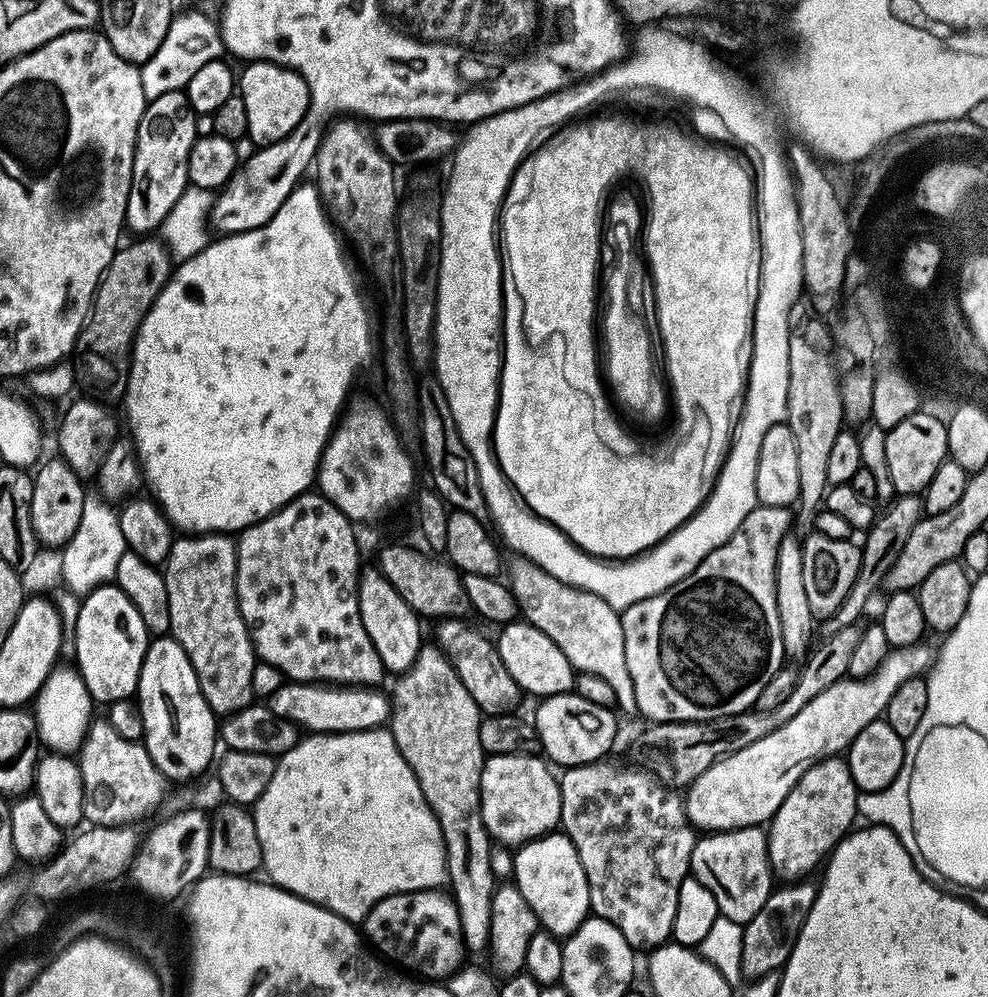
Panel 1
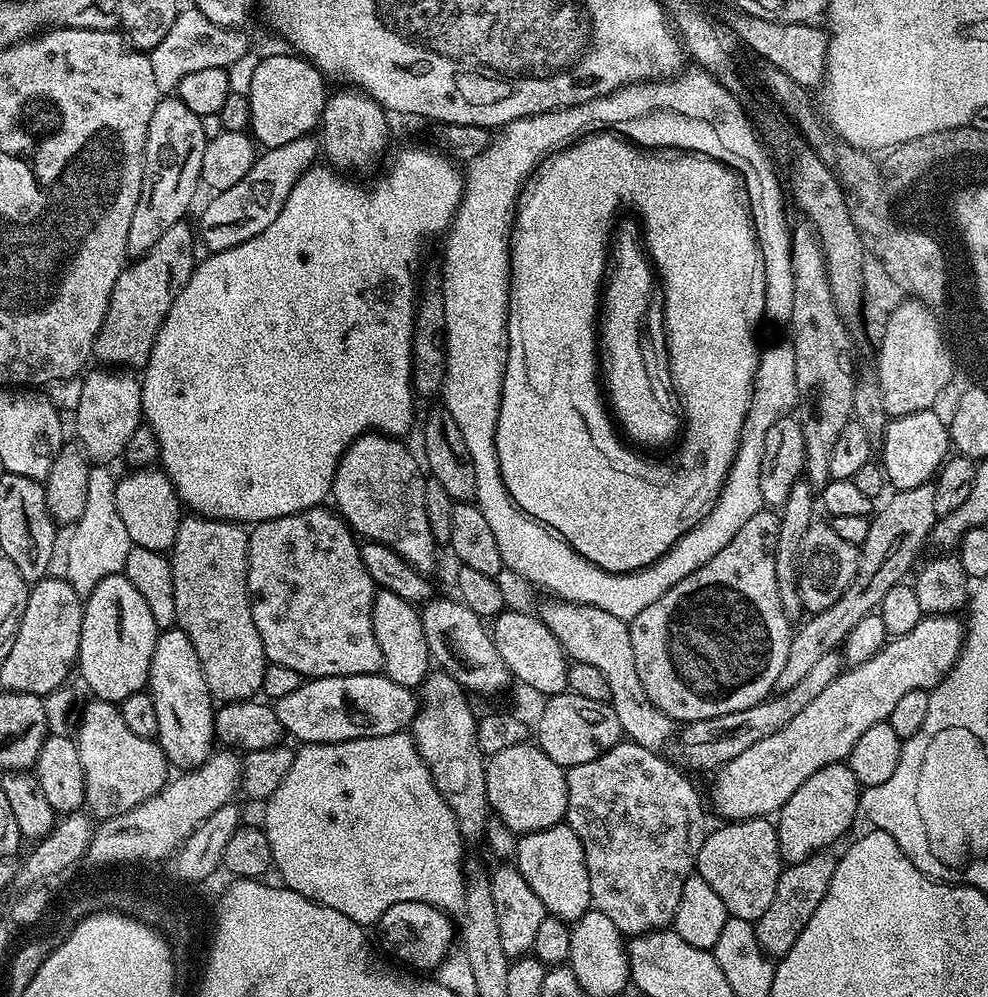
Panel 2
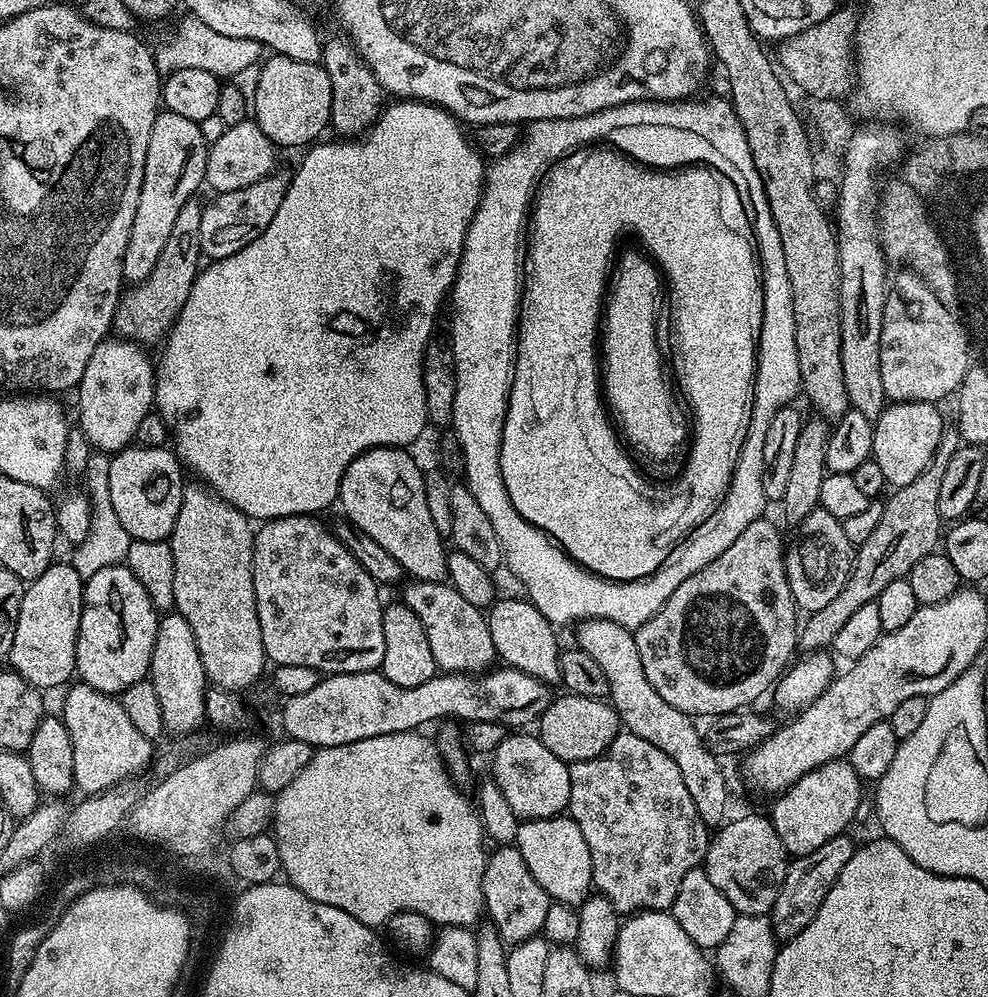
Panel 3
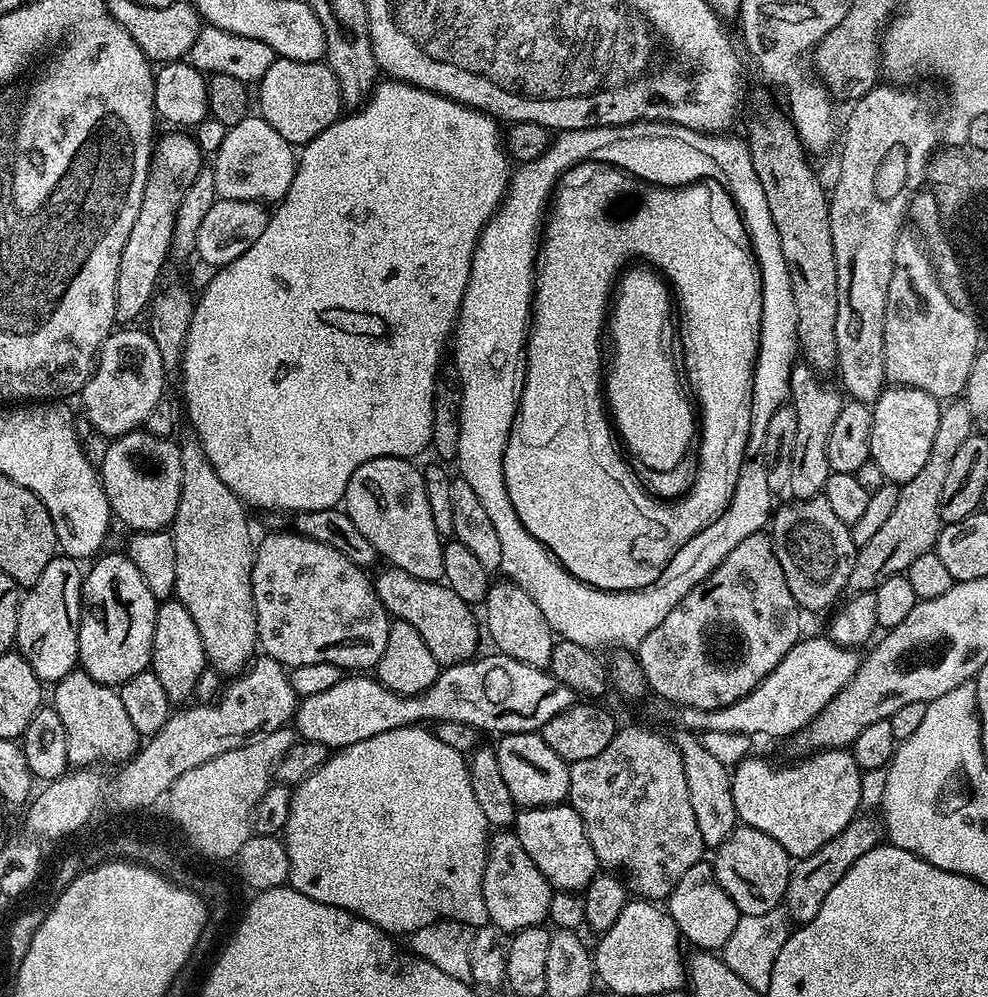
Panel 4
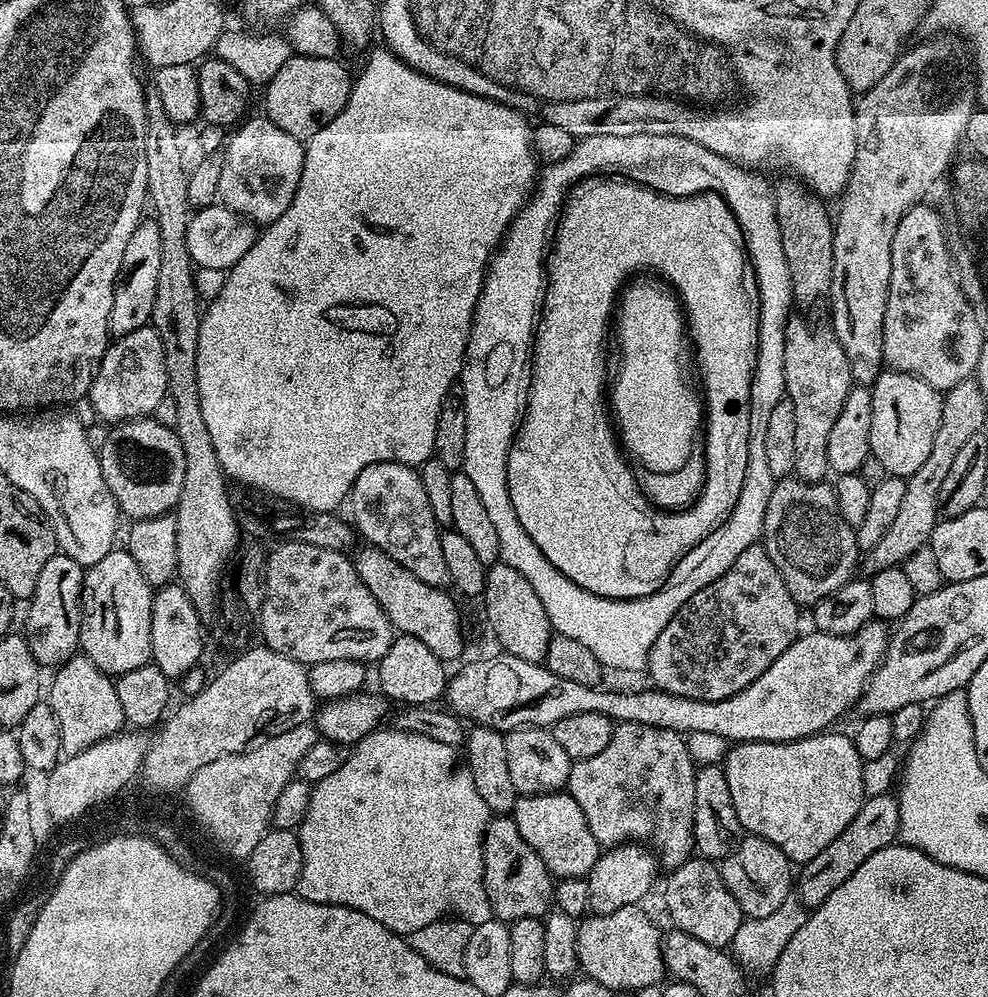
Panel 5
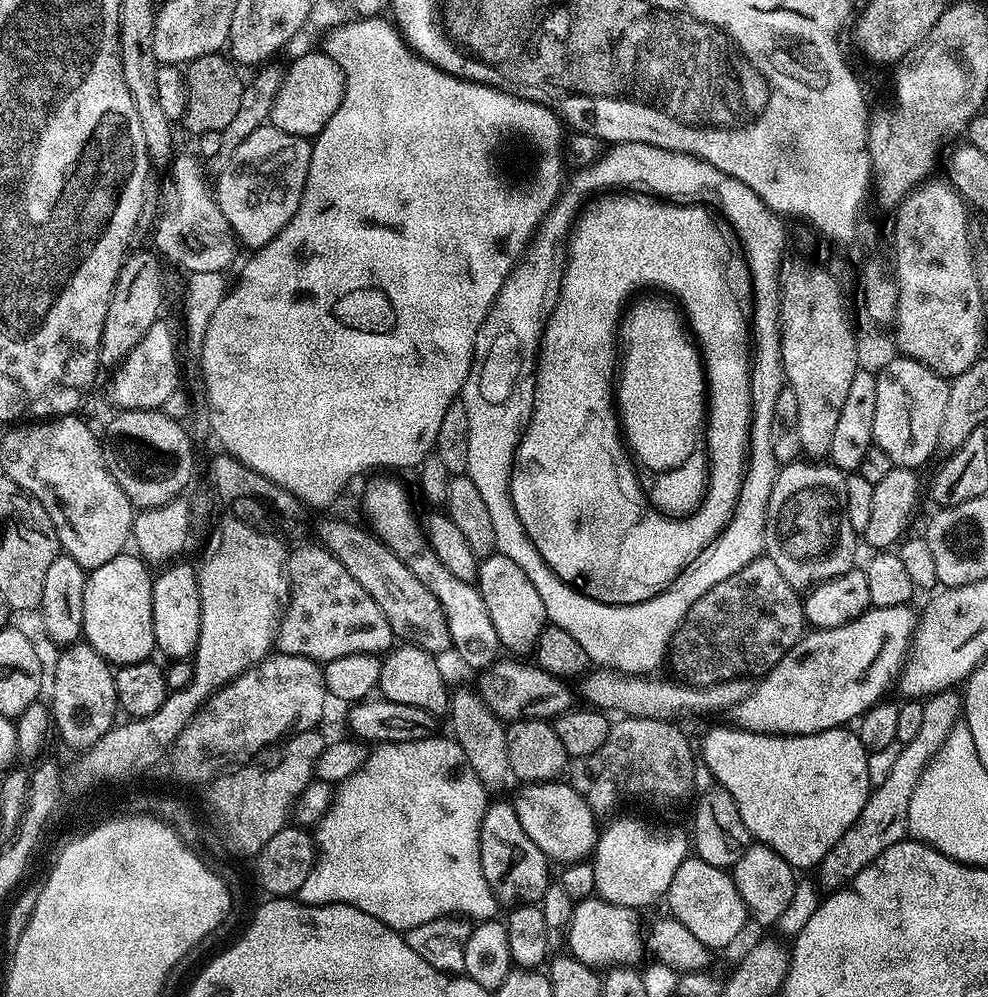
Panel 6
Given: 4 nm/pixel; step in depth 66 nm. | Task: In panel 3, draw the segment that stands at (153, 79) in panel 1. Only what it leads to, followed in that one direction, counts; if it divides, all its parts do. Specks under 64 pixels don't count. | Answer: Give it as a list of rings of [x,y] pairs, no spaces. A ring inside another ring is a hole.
[[[188,16],[177,28],[172,38],[155,51],[156,68],[161,75],[168,75],[174,70],[207,70],[221,78],[234,78],[236,74],[246,71],[250,66],[255,67],[261,59],[262,46],[253,39],[231,38],[219,34],[206,26],[200,19]]]

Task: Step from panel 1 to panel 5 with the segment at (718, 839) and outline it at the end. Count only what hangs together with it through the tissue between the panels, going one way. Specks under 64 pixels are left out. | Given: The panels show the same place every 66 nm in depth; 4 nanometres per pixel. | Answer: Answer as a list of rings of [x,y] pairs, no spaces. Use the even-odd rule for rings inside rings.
[[[745,835],[740,845],[719,865],[719,869],[726,882],[726,890],[734,894],[734,902],[738,902],[741,913],[748,918],[766,918],[766,914],[774,914],[774,910],[790,898],[794,888],[792,861],[782,854],[782,850],[778,850],[778,846],[774,846],[774,842],[761,836]]]

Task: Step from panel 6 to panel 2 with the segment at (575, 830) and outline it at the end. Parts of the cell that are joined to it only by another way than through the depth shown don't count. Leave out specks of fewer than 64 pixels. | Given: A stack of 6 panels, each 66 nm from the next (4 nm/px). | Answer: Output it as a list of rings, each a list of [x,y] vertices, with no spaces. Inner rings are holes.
[[[561,822],[546,830],[523,833],[516,841],[514,857],[516,869],[530,882],[530,890],[542,898],[542,906],[549,916],[565,922],[582,919],[592,908],[590,878],[584,865],[584,851],[578,834]]]

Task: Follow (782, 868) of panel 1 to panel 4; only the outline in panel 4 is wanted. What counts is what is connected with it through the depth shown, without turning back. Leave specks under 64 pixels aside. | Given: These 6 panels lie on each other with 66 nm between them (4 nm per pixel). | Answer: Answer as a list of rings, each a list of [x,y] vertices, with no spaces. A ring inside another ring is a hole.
[[[843,748],[813,752],[785,768],[752,756],[737,768],[733,767],[730,775],[739,823],[770,834],[770,838],[774,838],[774,842],[785,848],[792,858],[809,856],[814,850],[826,846],[826,842],[830,842],[834,834],[846,830],[849,822],[861,811],[862,770],[851,751]]]

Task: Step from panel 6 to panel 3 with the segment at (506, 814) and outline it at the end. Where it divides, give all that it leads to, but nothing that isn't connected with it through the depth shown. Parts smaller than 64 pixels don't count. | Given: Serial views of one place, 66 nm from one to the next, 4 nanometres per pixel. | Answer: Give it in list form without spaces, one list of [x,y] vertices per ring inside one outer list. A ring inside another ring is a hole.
[[[500,846],[496,853],[487,857],[482,878],[484,906],[491,927],[495,928],[505,945],[511,946],[539,936],[543,933],[546,922],[546,910],[549,898],[546,890],[534,882],[534,874],[530,874],[530,866],[526,866],[526,858],[514,846]]]

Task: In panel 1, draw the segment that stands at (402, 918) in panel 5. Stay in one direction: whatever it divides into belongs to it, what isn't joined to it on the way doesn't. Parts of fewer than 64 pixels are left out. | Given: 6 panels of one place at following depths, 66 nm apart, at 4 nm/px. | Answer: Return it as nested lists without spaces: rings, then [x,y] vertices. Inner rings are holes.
[[[387,727],[358,730],[357,732],[325,732],[308,734],[297,739],[290,751],[283,753],[275,761],[276,769],[270,777],[261,796],[251,805],[254,818],[254,830],[258,830],[258,846],[262,846],[262,872],[277,888],[286,890],[306,902],[314,902],[334,914],[353,922],[363,921],[364,915],[379,900],[403,892],[421,892],[424,888],[441,887],[440,883],[448,880],[448,854],[444,845],[444,831],[432,807],[428,805],[426,794],[418,784],[414,770],[402,756],[398,742],[394,742],[391,731]]]

